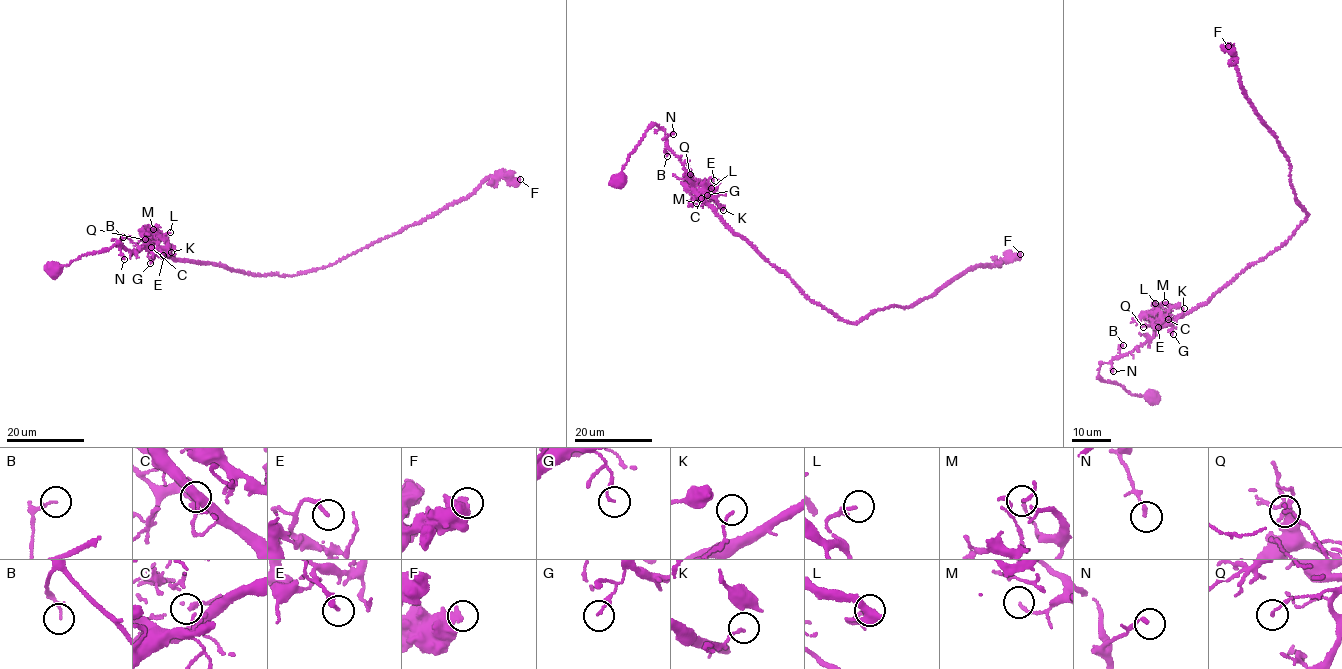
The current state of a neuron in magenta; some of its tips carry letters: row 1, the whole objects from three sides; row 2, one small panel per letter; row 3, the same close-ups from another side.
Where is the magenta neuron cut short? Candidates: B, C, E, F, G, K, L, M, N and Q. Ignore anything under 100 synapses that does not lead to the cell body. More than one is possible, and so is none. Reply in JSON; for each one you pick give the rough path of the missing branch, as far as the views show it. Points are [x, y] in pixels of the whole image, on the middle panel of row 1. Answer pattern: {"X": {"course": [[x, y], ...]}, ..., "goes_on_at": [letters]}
{"goes_on_at": []}

